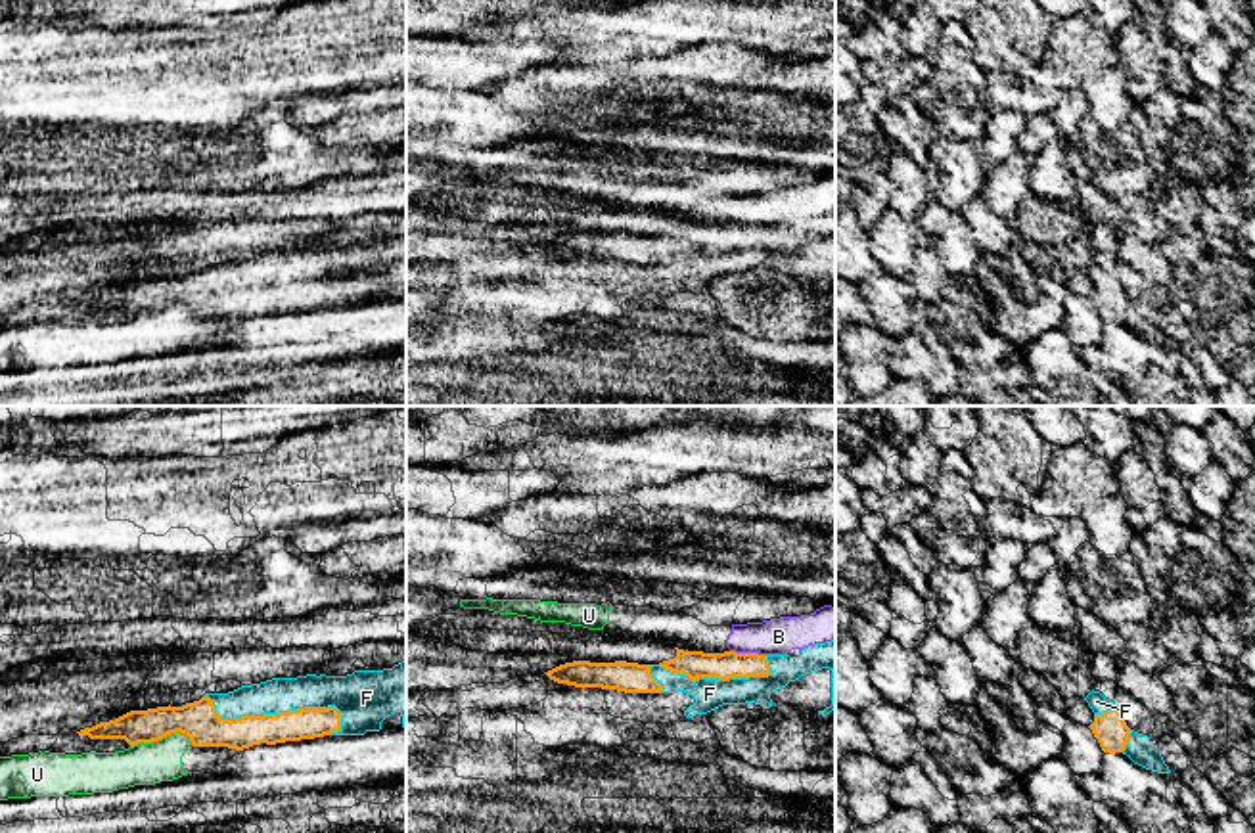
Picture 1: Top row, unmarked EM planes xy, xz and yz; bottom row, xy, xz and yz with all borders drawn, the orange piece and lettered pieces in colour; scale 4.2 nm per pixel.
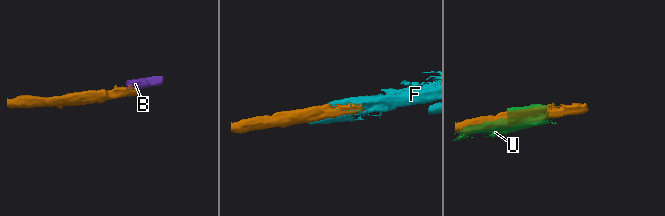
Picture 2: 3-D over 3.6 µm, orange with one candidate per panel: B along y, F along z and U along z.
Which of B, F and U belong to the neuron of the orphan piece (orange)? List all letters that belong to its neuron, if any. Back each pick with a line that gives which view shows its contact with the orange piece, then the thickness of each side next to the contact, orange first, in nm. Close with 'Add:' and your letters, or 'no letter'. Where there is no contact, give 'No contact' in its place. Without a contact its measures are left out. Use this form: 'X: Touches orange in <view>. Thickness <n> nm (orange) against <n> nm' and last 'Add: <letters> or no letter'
F: Touches orange in xy. Thickness 130 nm (orange) against 150 nm
Add: F

